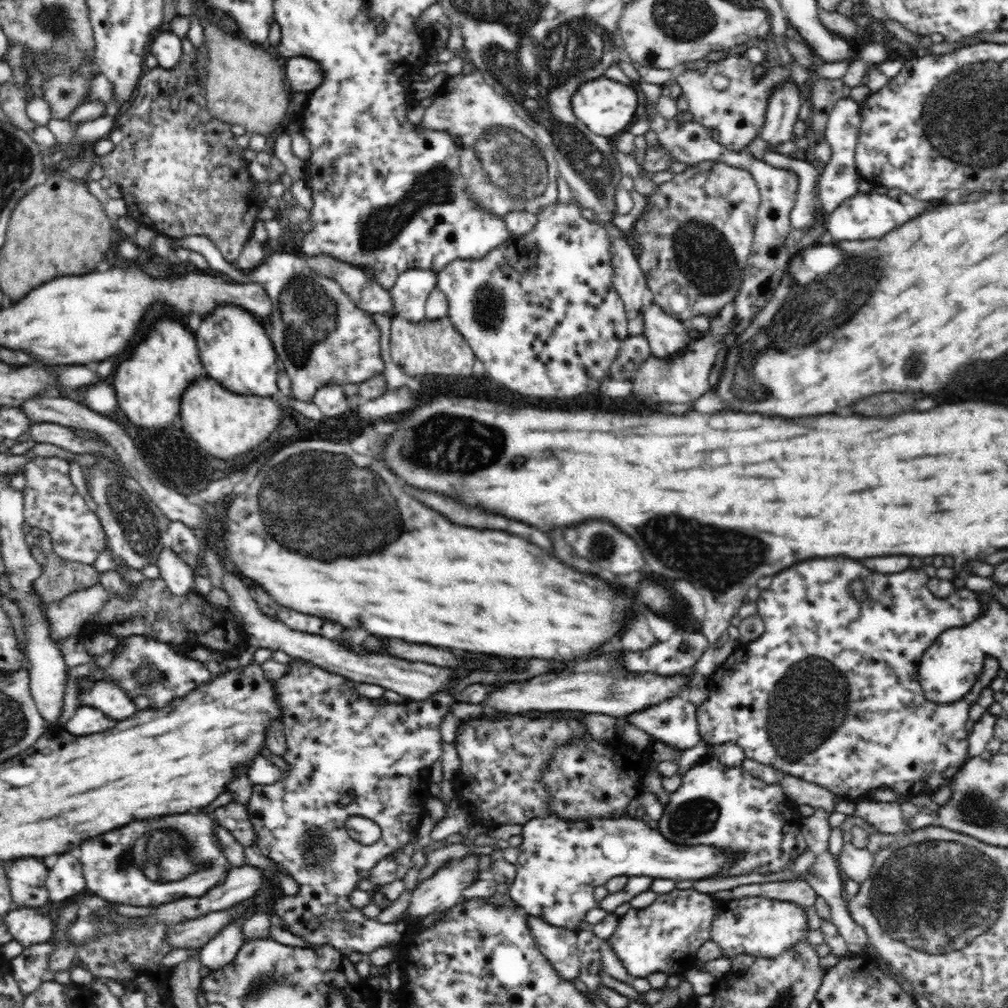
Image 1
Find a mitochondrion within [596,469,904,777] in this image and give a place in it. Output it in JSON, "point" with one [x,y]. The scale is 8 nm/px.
{"point":[720,556]}

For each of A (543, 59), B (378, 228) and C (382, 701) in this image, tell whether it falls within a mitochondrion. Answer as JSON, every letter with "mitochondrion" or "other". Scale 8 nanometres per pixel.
{"A":"mitochondrion","B":"mitochondrion","C":"other"}

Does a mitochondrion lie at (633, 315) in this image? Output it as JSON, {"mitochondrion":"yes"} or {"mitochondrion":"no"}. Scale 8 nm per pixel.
{"mitochondrion":"no"}

